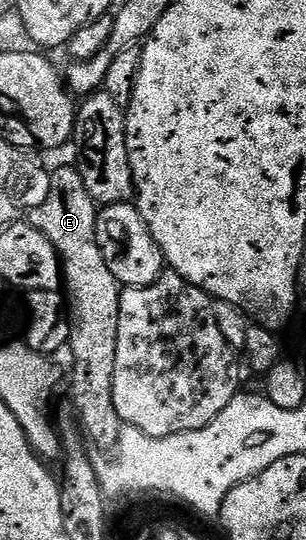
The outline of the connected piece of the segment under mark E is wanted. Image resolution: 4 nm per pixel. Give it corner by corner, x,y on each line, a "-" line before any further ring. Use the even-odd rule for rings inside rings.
79,168
60,169
51,174
51,179
52,188
48,191
48,198
32,210
30,224
42,231
42,235
46,235
60,253
66,297
70,302
70,346
72,345
72,353
76,356
76,365
80,368
80,377
84,381
104,385
101,393
86,390
84,397
76,401
76,413
80,416
80,423
88,432
89,439
97,445
96,449
112,451
119,443
122,428
118,411
114,411
111,388
108,388
114,375
122,286
114,279
110,267
106,267
106,259
96,241
98,206
90,191
86,191
86,183
82,183

